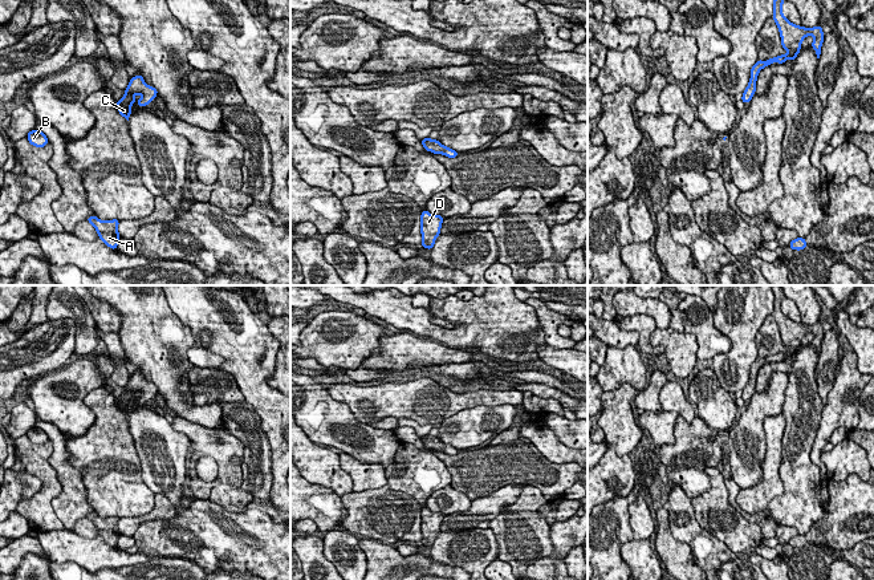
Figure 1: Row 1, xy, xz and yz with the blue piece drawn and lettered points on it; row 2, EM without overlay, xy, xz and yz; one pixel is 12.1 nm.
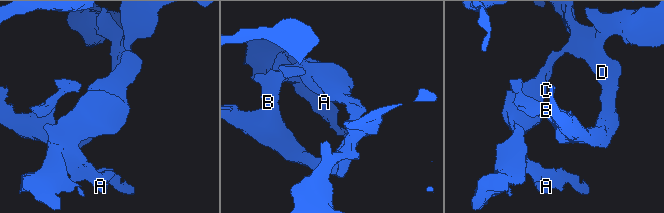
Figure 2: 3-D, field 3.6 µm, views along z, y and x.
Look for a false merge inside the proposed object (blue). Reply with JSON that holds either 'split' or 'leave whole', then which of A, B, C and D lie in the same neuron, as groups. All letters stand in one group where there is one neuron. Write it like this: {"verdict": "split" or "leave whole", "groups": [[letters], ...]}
{"verdict": "leave whole", "groups": [["A", "B", "C", "D"]]}

